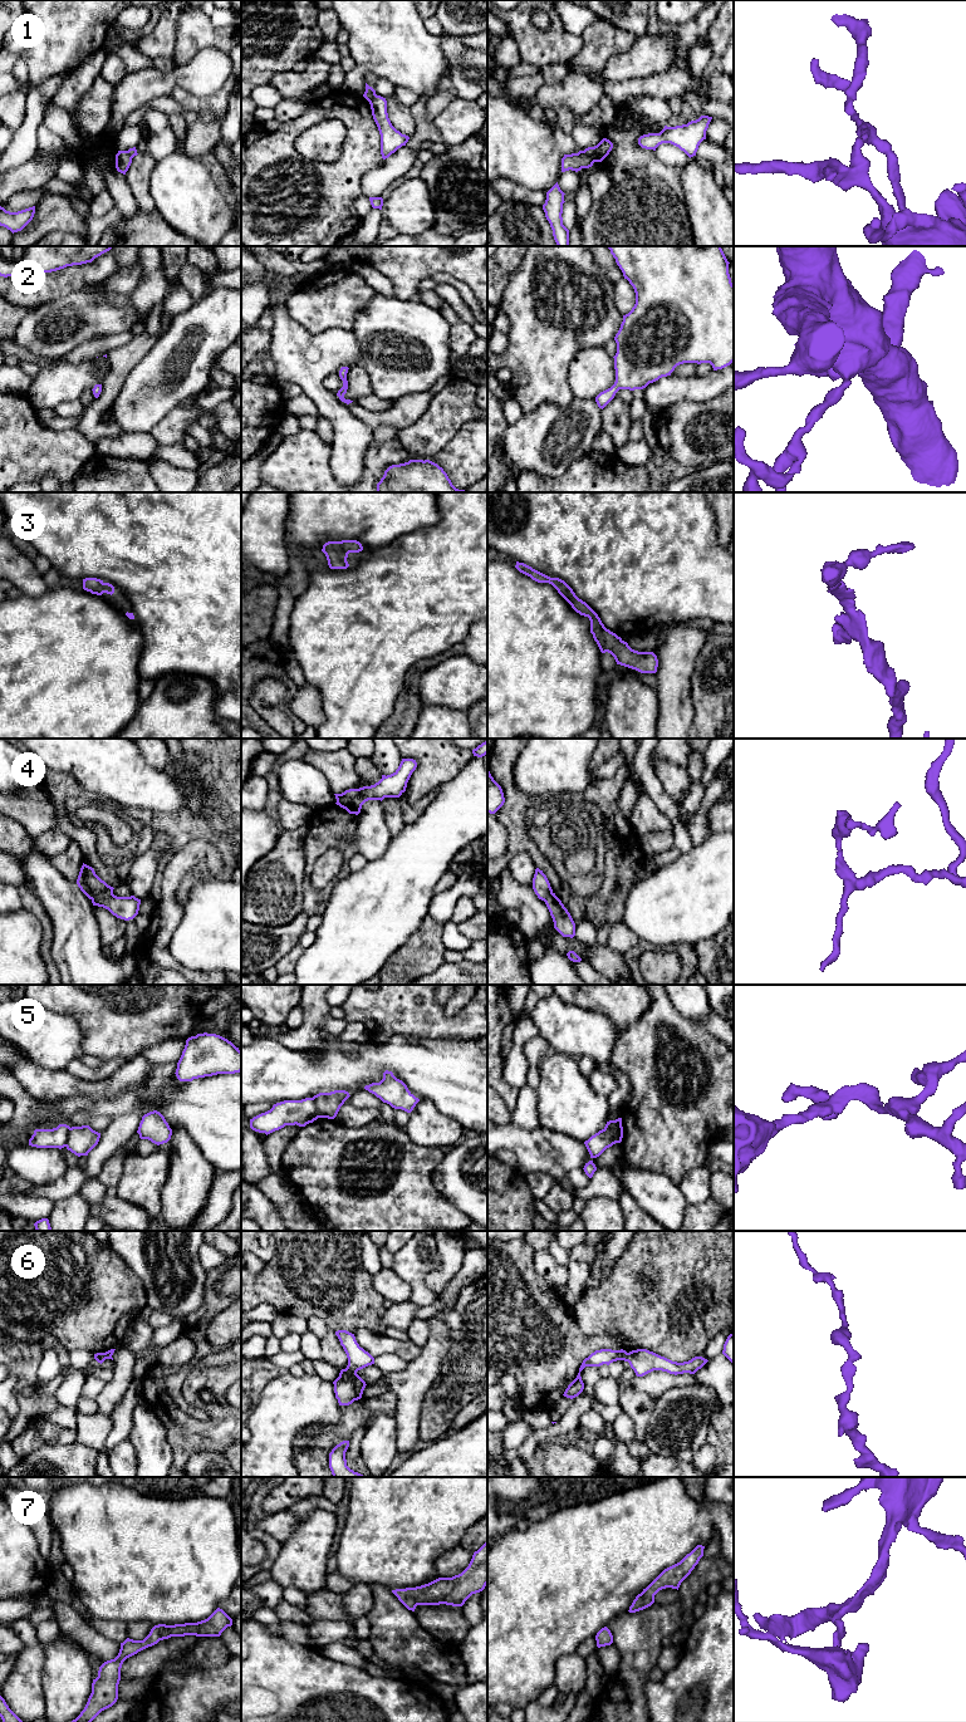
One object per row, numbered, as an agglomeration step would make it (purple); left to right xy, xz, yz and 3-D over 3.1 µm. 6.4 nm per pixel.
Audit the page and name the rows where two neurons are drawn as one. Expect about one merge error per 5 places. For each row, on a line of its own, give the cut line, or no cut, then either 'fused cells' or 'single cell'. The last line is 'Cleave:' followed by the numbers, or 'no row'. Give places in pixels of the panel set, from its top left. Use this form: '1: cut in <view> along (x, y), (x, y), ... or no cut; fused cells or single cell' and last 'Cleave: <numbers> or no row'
1: cut in yz along (582, 151), (593, 162); fused cells
2: no cut; single cell
3: no cut; single cell
4: cut in xz along (359, 789), (353, 796), (339, 796), (337, 799); fused cells
5: cut in xz along (312, 1098), (319, 1117); fused cells
6: cut in xz along (346, 1368), (356, 1373); fused cells
7: no cut; single cell
Cleave: 1, 4, 5, 6

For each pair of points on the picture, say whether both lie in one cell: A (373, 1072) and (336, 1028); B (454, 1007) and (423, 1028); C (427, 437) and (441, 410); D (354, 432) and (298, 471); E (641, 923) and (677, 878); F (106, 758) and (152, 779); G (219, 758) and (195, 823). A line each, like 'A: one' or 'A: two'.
A: two
B: two
C: one
D: two
E: one
F: one
G: one

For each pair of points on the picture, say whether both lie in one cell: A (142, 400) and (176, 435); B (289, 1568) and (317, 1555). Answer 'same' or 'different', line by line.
A: different
B: same

